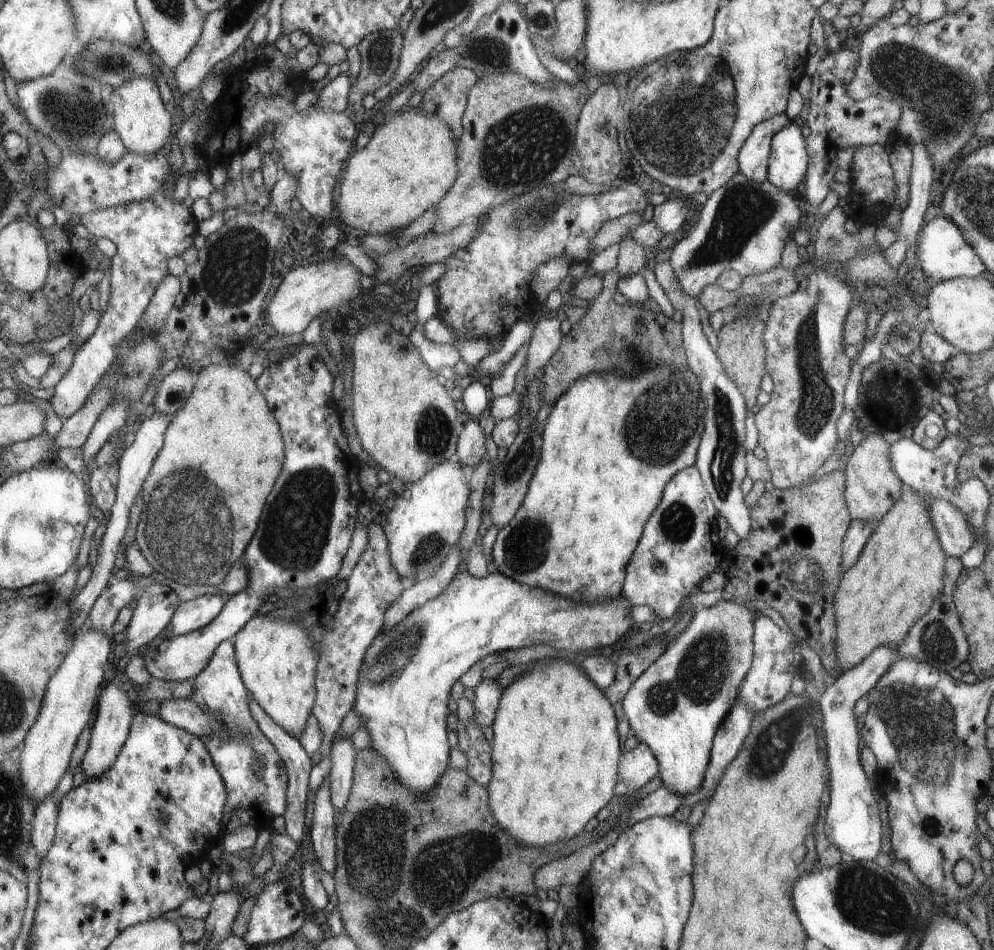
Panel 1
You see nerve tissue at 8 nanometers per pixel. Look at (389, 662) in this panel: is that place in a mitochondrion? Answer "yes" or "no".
yes

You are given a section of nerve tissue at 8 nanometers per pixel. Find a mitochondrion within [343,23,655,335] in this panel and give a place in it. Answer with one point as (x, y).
(522, 149)

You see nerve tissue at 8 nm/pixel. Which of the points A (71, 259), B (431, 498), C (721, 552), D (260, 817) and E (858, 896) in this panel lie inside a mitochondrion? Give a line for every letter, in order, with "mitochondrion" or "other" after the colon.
A: other
B: other
C: other
D: other
E: mitochondrion

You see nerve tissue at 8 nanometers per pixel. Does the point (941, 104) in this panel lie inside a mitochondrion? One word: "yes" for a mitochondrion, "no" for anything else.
yes

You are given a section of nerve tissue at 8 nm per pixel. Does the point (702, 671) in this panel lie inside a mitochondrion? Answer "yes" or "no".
yes

